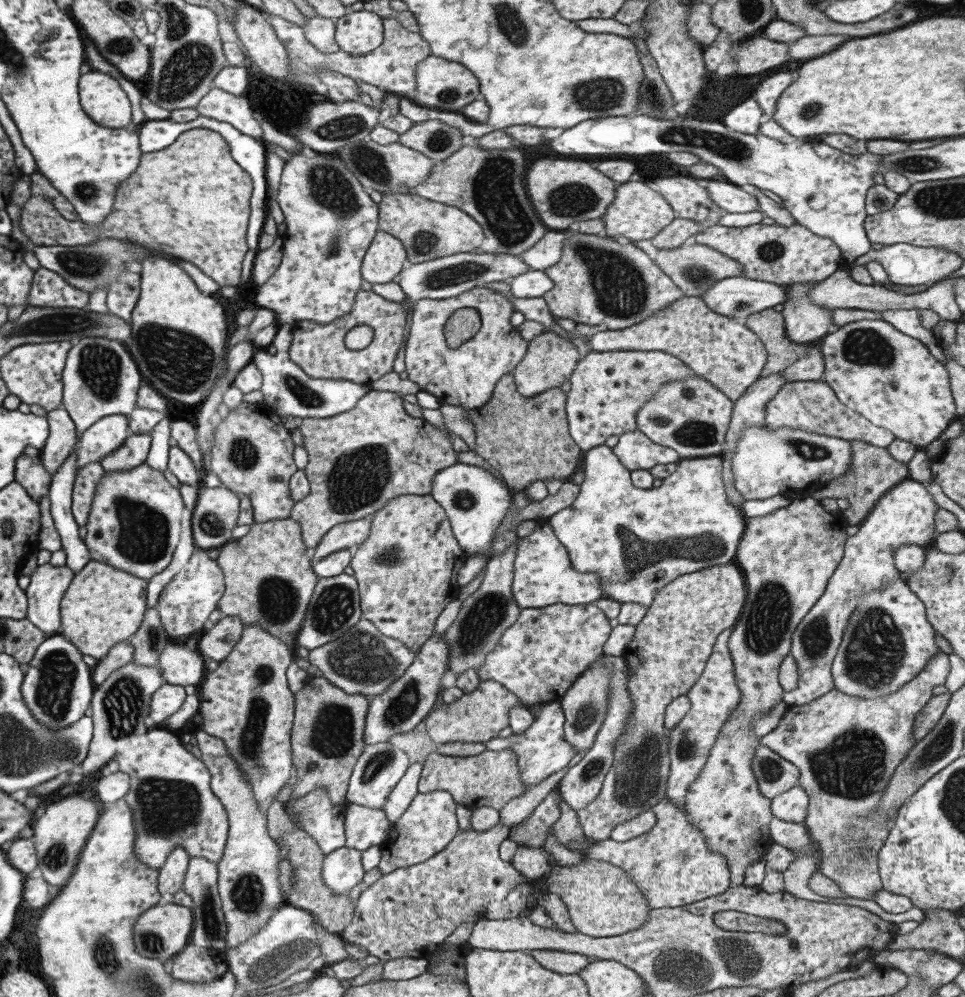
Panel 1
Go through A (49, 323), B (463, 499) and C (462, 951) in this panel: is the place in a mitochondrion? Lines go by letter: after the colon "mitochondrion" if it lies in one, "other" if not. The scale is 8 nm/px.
A: mitochondrion
B: mitochondrion
C: other

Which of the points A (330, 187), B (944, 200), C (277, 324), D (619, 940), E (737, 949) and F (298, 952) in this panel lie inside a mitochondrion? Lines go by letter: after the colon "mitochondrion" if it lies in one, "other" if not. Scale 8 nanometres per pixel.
A: mitochondrion
B: mitochondrion
C: other
D: other
E: mitochondrion
F: mitochondrion

